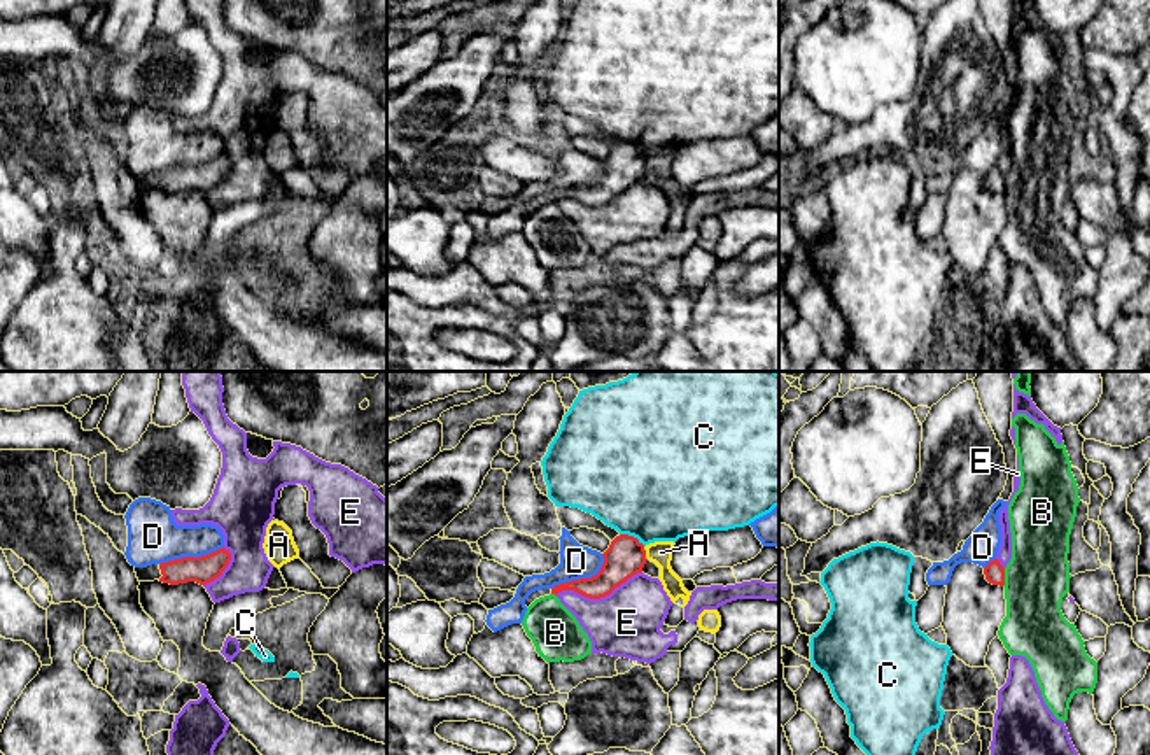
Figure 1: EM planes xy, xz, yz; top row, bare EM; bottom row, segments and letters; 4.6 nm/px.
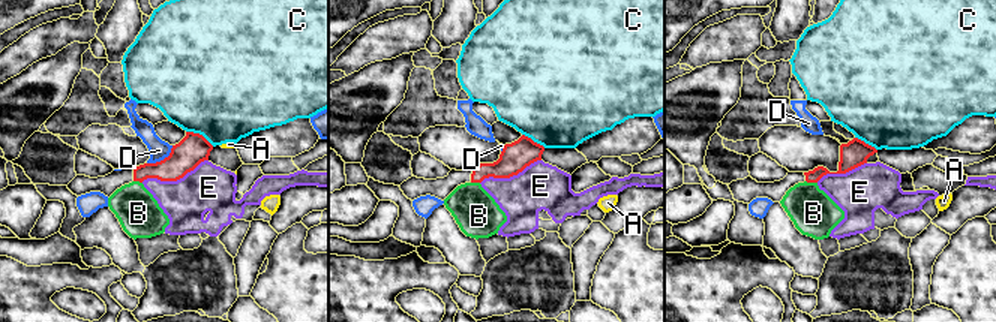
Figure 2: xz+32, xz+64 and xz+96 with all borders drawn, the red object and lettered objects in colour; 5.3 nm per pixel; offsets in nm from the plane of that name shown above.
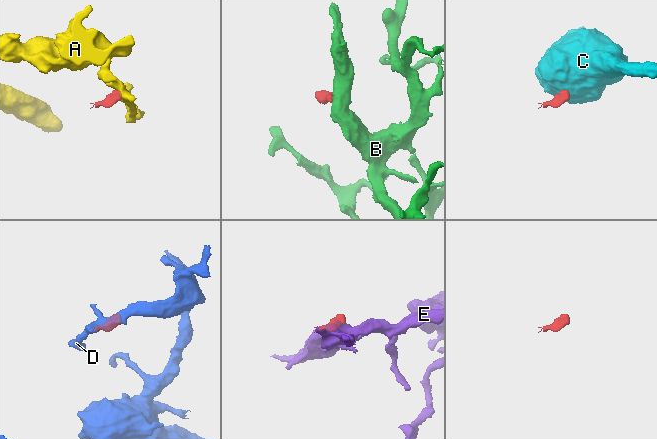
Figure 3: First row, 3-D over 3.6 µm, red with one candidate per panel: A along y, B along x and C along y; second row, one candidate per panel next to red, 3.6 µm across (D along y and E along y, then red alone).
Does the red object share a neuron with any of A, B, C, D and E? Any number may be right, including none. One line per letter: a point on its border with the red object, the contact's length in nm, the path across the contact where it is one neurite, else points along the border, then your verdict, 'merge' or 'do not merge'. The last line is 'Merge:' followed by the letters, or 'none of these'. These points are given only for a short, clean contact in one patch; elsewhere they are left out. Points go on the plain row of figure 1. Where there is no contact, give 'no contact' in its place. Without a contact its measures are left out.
A: meets red in xz at (645, 162); contact 70 nm long; border along xz (643, 155), (648, 167); do not merge
B: meets red in yz at (1003, 184); contact 90 nm long; border along yz (1005, 176), (1005, 190), (1002, 193); do not merge
C: meets red in xz at (632, 144); contact 130 nm long; border along xz (620, 141), (632, 142), (645, 153); do not merge
D: meets red in xz at (582, 186); contact 300 nm long; border along xz (604, 163), (603, 174), (594, 183), (566, 188), (552, 197); do not merge
E: meets red in xz at (597, 205); contact 420 nm long; border along xz (641, 179), (599, 205), (585, 205), (573, 198), (555, 202); do not merge
Merge: none of these

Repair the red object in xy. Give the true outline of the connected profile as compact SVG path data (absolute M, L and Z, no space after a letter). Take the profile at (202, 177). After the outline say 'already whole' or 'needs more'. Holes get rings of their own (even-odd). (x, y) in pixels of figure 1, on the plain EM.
M222 154L201 165L182 165L147 175L135 175L135 180L138 189L159 187L170 193L196 189L207 193L222 182L229 168L231 161Z; needs more

